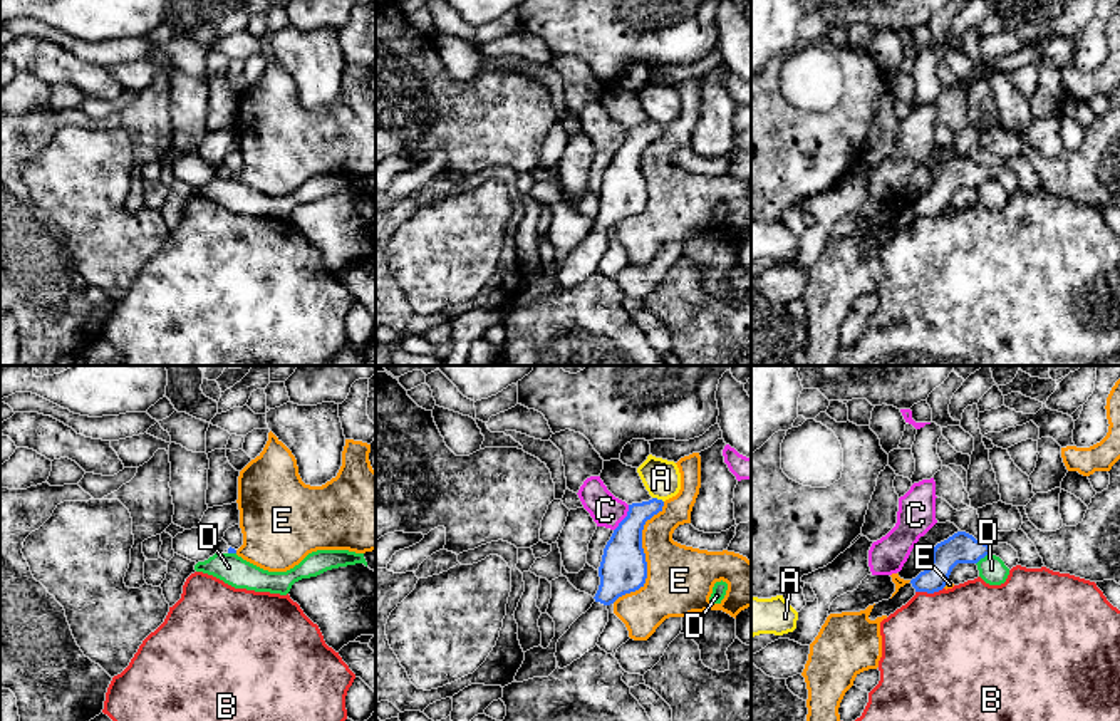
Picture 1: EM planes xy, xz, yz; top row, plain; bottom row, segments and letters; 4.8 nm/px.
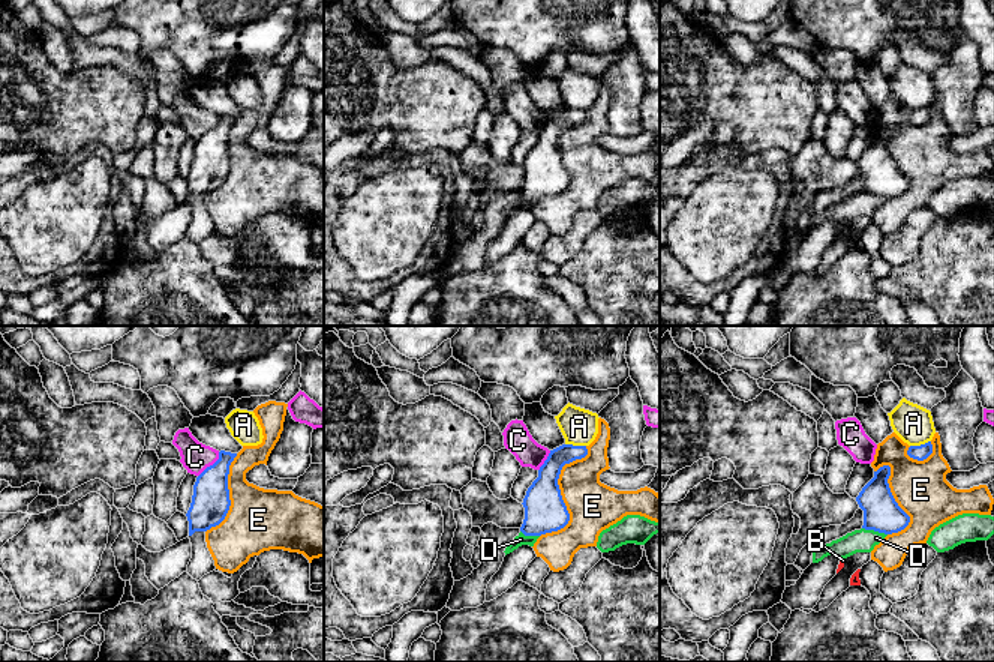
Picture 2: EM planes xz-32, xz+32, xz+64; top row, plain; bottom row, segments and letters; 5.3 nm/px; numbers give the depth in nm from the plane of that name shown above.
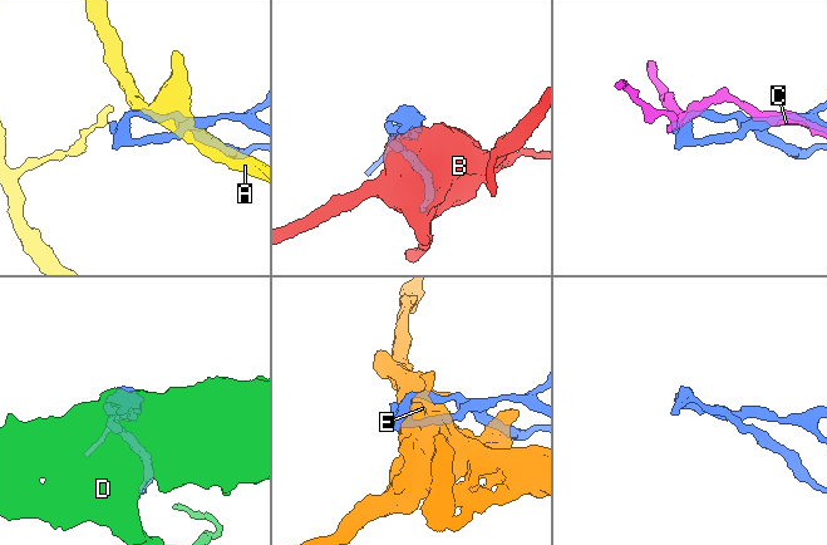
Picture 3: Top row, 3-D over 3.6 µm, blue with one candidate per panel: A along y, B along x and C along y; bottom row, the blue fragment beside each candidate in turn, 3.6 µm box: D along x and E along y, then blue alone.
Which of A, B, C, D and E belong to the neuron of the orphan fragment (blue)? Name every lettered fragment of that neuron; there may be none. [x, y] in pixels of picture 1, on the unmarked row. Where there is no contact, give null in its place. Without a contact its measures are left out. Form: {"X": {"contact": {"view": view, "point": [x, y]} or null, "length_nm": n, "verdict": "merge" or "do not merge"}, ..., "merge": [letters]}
{"A": {"contact": {"view": "xz", "point": [656, 123]}, "length_nm": 60, "verdict": "do not merge"}, "B": {"contact": {"view": "yz", "point": [929, 217]}, "length_nm": 140, "verdict": "do not merge"}, "C": {"contact": {"view": "xz", "point": [624, 143]}, "length_nm": 150, "verdict": "do not merge"}, "D": {"contact": {"view": "yz", "point": [983, 181]}, "length_nm": 90, "verdict": "do not merge"}, "E": {"contact": {"view": "xz", "point": [644, 181]}, "length_nm": 550, "verdict": "do not merge"}, "merge": []}

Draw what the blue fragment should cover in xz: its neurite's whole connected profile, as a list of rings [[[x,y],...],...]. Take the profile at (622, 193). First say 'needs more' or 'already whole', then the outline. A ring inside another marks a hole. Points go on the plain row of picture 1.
needs more; [[[652,122],[629,129],[627,141],[607,166],[599,191],[600,210],[592,231],[582,238],[557,267],[557,287],[563,293],[594,273],[609,246],[607,231],[619,221],[644,211],[647,186],[642,154],[647,144],[662,136],[664,126]]]

